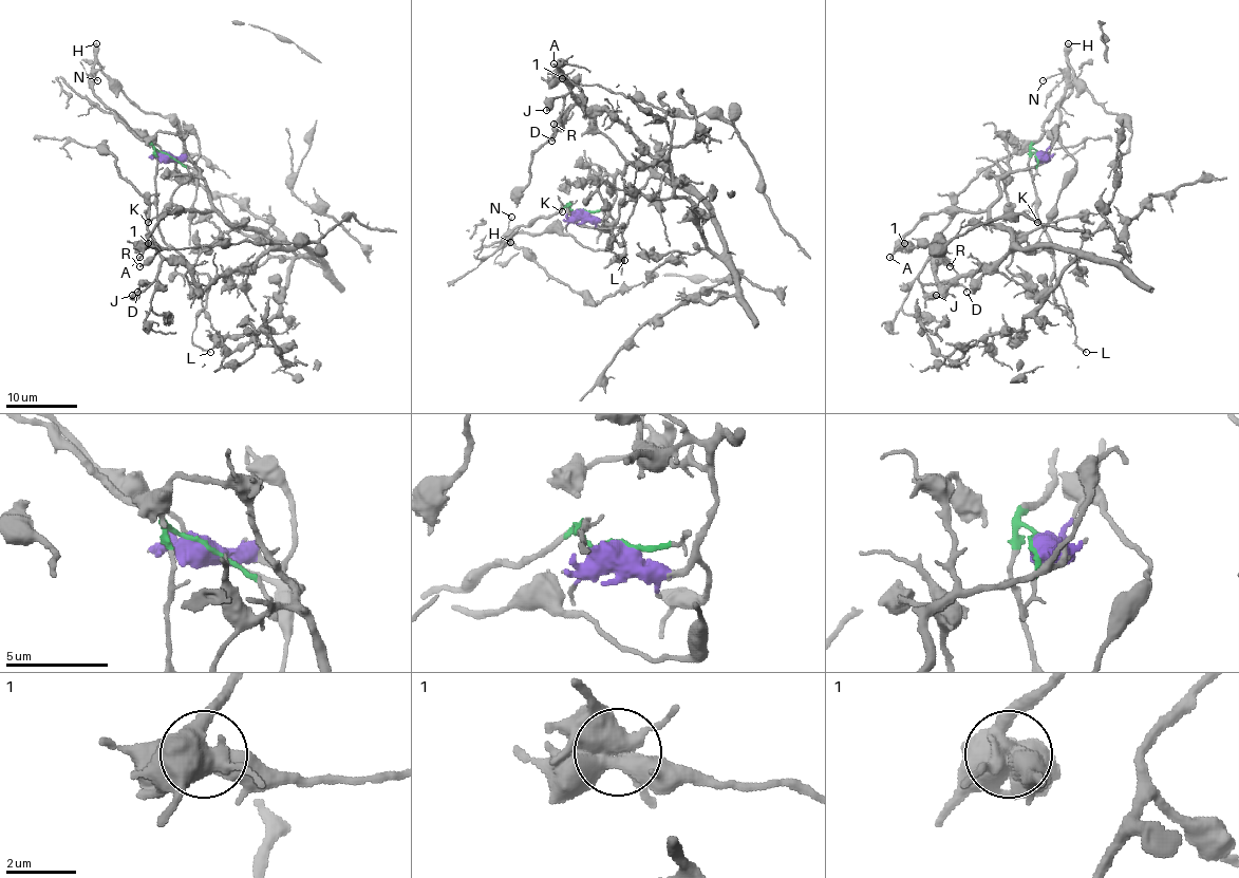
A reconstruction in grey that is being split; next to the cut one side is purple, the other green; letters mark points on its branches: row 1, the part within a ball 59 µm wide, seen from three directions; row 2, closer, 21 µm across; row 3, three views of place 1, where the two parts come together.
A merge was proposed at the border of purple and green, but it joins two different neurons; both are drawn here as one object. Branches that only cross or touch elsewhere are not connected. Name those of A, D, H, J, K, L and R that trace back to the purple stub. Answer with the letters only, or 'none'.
A, D, J, R

